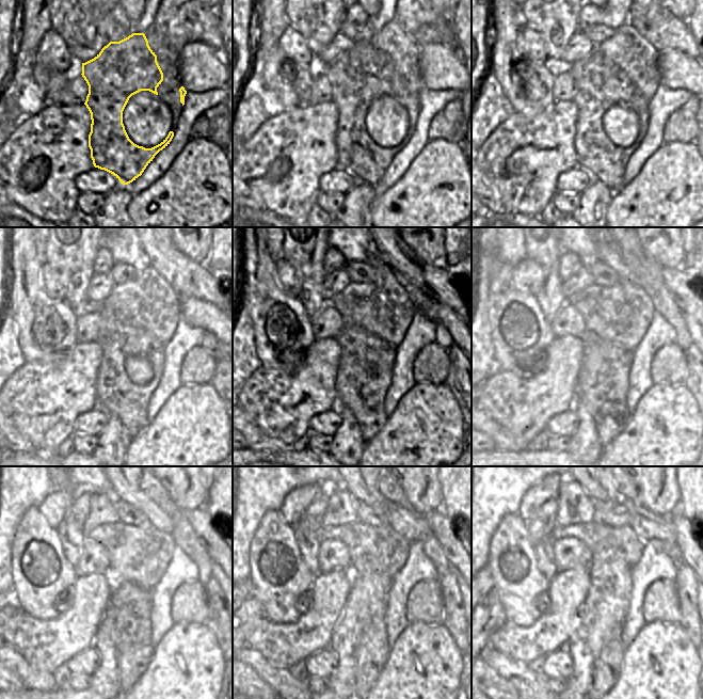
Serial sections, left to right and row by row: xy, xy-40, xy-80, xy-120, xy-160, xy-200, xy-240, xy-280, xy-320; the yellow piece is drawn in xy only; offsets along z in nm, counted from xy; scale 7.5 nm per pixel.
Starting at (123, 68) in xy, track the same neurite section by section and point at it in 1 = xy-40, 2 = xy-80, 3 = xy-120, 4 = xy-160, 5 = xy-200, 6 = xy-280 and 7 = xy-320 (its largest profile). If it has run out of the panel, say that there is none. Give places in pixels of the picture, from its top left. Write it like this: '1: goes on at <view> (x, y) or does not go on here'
1: goes on at xy-40 (361, 75)
2: goes on at xy-80 (600, 83)
3: goes on at xy-120 (116, 395)
4: goes on at xy-160 (364, 376)
5: goes on at xy-200 (603, 382)
6: goes on at xy-280 (371, 653)
7: goes on at xy-320 (607, 667)

